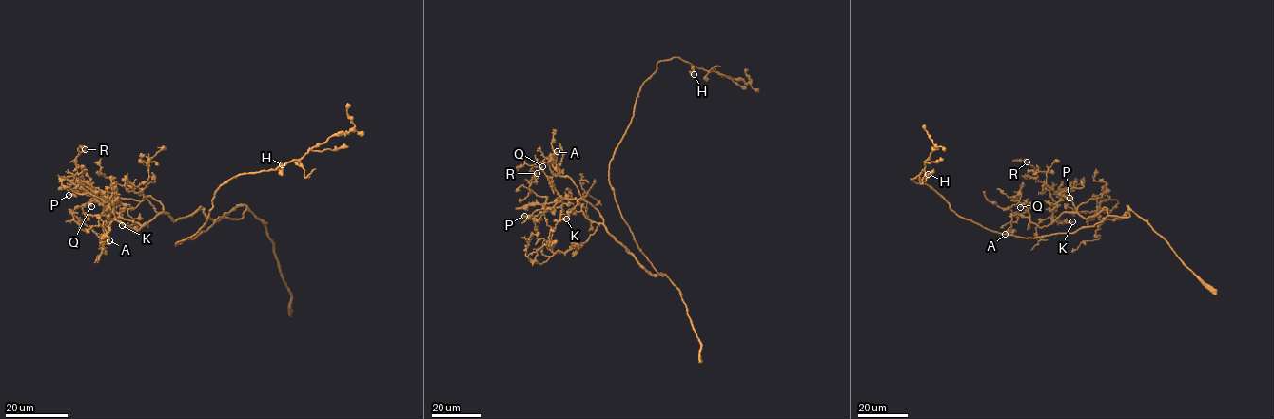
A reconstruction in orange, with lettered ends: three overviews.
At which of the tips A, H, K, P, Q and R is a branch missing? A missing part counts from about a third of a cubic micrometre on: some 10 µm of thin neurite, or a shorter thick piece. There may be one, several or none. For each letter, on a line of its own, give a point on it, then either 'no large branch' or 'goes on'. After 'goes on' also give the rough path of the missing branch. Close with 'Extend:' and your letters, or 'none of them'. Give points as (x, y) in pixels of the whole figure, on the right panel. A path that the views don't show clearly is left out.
A: at (1005, 234); no large branch
H: at (928, 174); no large branch
K: at (1072, 221); goes on; missing branch runs (1072, 221), (1081, 225), (1082, 232), (1067, 234)
P: at (1069, 198); no large branch
Q: at (1020, 207); no large branch
R: at (1027, 161); goes on
Extend: K, R

